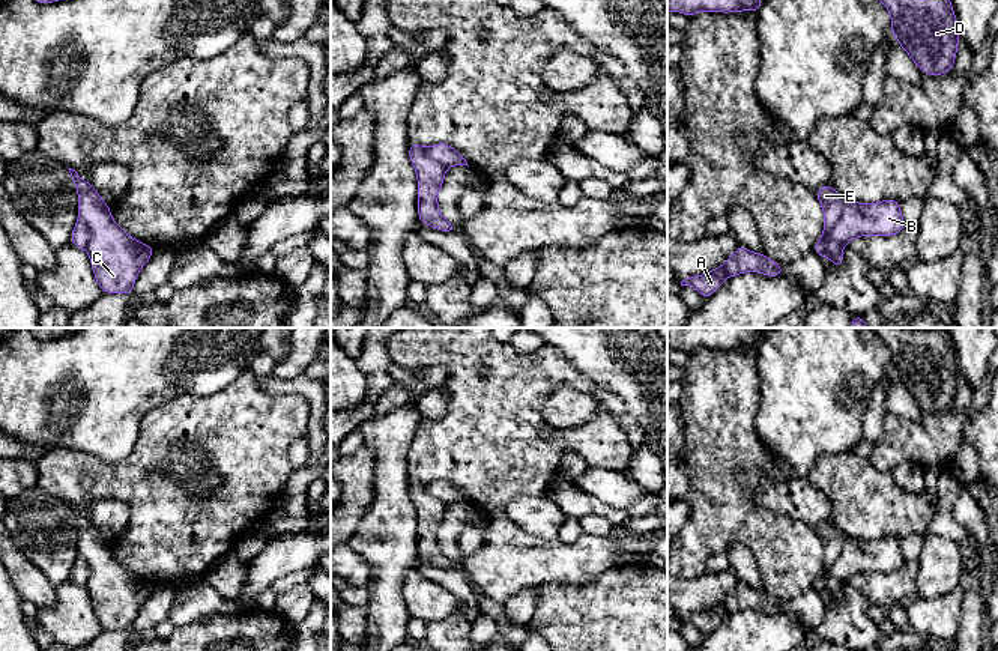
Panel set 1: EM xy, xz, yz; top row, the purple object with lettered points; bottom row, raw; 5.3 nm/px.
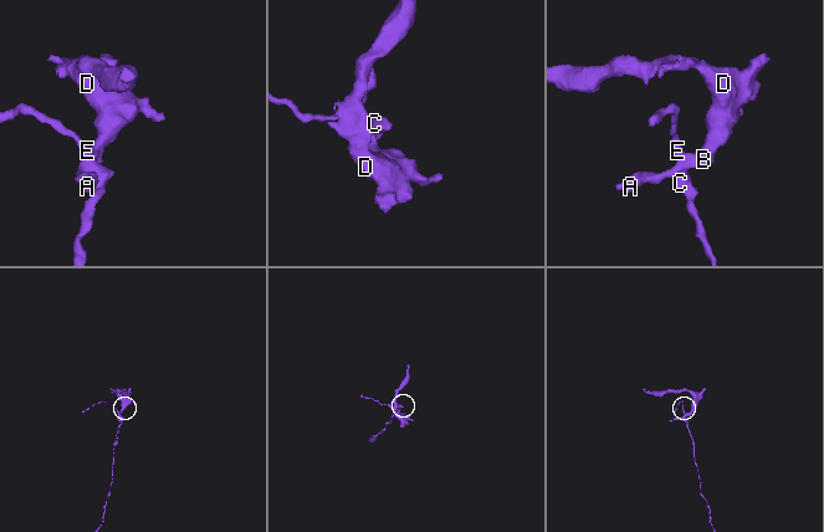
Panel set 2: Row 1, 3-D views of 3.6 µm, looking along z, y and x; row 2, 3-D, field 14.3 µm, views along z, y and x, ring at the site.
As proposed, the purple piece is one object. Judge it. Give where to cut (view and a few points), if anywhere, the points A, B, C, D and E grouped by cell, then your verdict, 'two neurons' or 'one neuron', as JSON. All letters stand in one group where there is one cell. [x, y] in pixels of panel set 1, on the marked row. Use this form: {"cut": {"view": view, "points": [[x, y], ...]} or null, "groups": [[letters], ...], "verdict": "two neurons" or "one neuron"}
{"cut": {"view": "yz", "points": [[845, 200], [842, 215], [831, 230], [831, 236], [842, 245]]}, "groups": [["A", "B", "D"], ["C", "E"]], "verdict": "two neurons"}

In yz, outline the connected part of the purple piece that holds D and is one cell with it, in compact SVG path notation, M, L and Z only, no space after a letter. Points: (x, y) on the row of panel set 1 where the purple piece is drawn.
M881 0L891 15L891 35L921 72L953 69L959 27L950 0Z

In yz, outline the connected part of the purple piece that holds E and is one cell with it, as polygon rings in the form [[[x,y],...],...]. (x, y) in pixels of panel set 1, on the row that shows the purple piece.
[[[824,185],[816,191],[816,197],[824,210],[825,254],[839,269],[843,265],[843,245],[831,238],[831,230],[843,212],[845,198],[837,194],[833,185]]]

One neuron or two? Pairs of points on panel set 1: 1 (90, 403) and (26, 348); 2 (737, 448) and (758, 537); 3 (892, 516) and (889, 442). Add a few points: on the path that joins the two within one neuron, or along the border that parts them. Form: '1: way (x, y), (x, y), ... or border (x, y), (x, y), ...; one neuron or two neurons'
1: way (83, 387), (68, 387), (44, 366); one neuron
2: way (737, 471), (738, 514); one neuron
3: border (867, 459), (878, 469), (890, 472); two neurons

